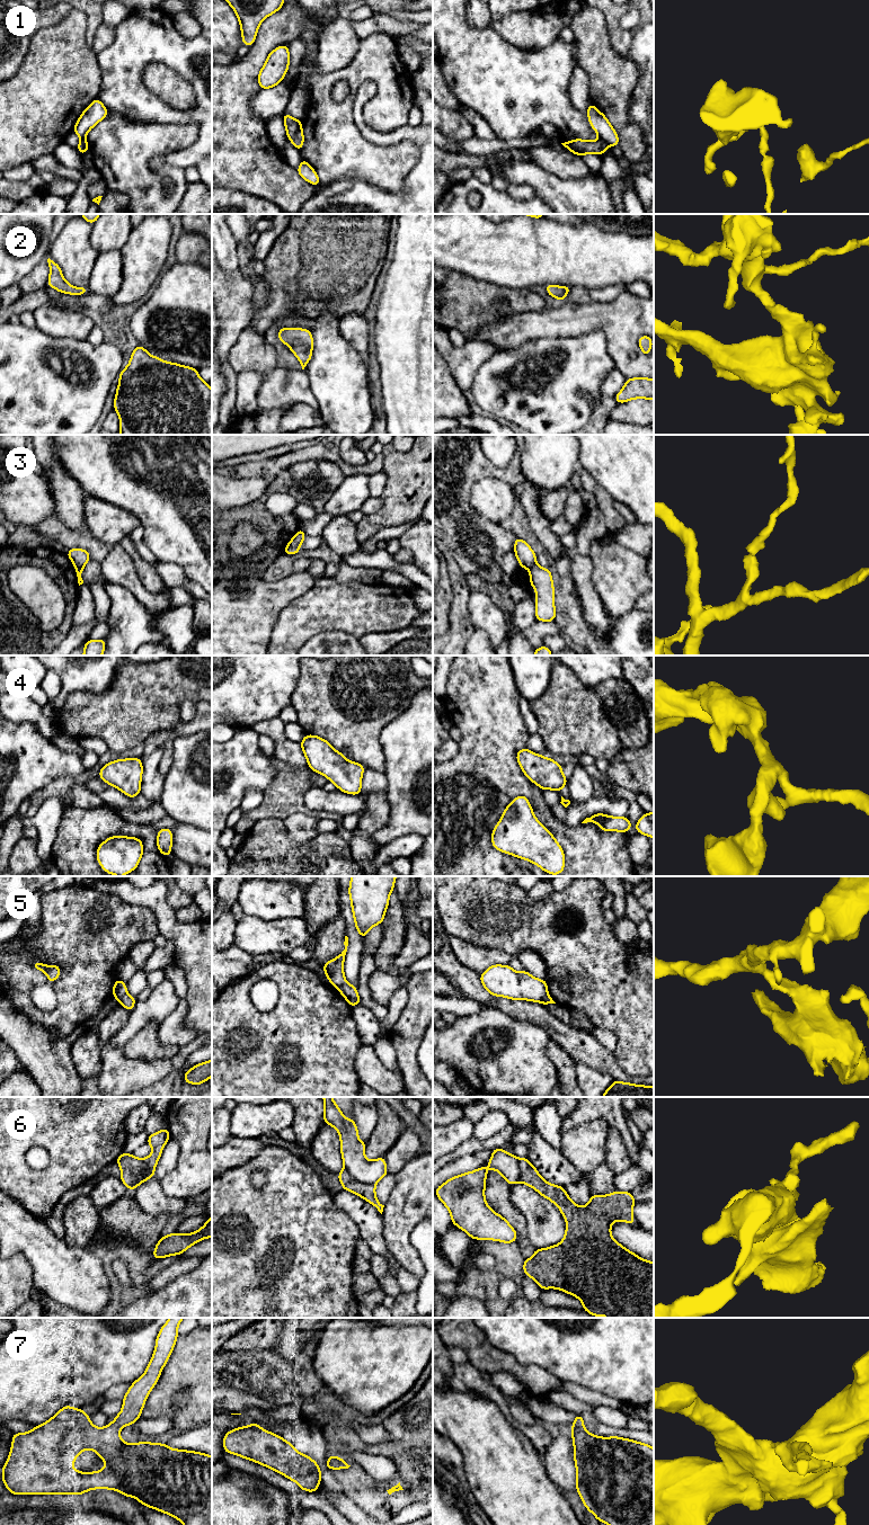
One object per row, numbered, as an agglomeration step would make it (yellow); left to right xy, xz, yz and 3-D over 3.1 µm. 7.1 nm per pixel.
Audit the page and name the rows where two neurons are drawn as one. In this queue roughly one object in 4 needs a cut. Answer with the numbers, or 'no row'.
1, 3, 5, 6

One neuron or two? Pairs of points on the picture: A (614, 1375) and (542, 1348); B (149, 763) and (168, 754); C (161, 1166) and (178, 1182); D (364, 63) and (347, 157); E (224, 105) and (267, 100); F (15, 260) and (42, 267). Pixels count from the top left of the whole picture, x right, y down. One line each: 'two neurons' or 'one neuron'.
A: one neuron
B: two neurons
C: two neurons
D: one neuron
E: two neurons
F: two neurons

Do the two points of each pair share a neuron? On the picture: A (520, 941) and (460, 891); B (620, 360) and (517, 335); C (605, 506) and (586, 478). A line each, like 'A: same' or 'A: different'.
A: same
B: same
C: same

